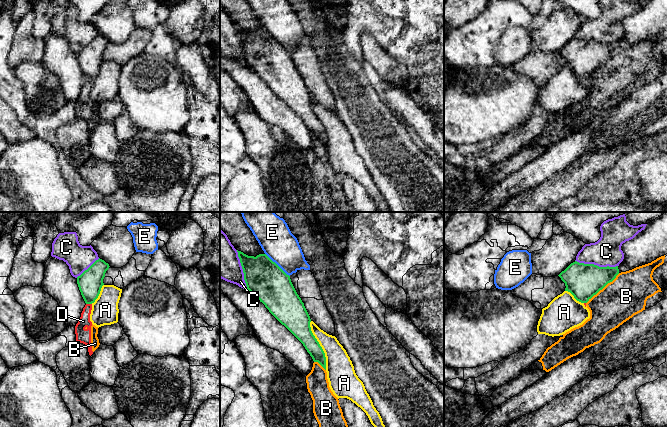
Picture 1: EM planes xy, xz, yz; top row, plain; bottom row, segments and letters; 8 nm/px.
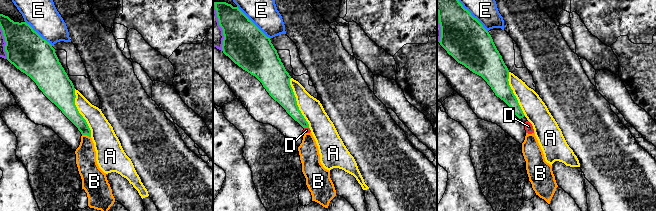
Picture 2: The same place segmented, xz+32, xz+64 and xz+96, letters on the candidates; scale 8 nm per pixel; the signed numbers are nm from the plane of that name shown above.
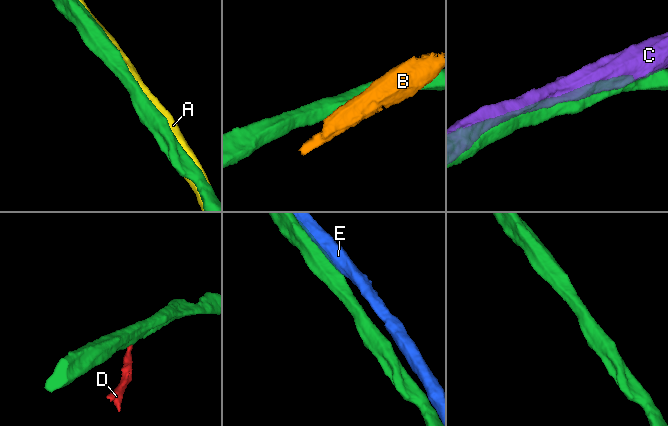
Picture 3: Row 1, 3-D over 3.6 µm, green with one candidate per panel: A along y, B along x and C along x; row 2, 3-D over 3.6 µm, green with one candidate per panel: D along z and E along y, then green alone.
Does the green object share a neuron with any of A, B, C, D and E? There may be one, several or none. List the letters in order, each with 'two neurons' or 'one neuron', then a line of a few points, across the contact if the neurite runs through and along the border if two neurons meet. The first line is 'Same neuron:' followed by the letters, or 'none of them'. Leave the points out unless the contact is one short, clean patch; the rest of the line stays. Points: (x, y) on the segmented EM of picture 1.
Same neuron: none of them
A: two neurons
B: two neurons
C: two neurons
D: two neurons; line xy (86, 303), (91, 304)
E: two neurons

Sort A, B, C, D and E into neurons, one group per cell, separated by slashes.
A / B D / C / E

